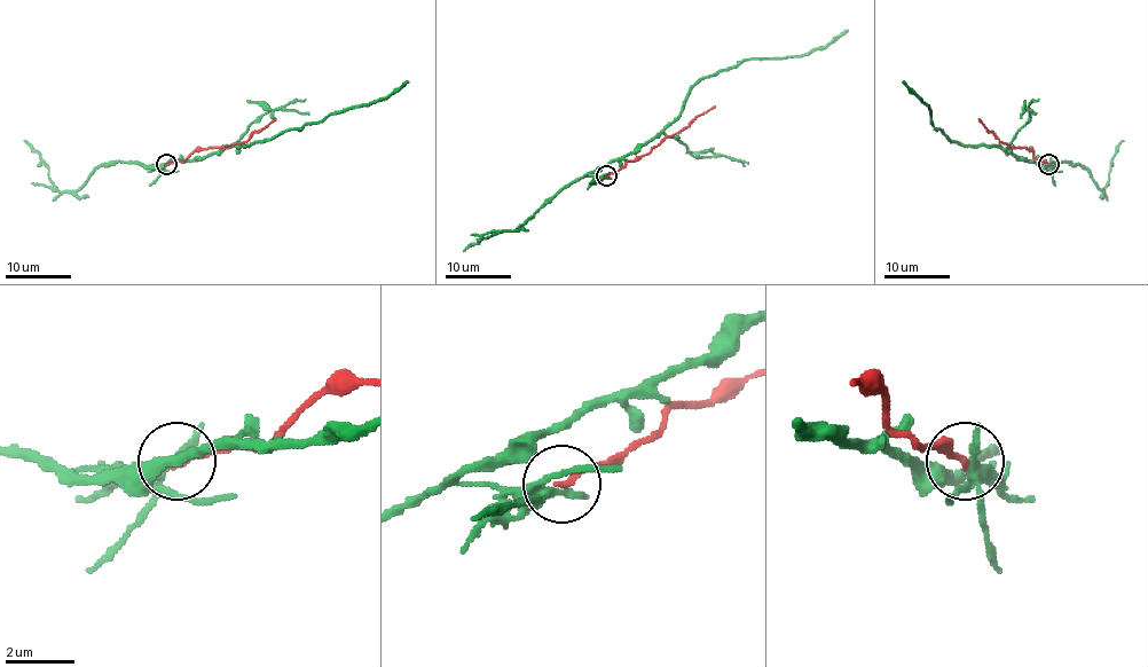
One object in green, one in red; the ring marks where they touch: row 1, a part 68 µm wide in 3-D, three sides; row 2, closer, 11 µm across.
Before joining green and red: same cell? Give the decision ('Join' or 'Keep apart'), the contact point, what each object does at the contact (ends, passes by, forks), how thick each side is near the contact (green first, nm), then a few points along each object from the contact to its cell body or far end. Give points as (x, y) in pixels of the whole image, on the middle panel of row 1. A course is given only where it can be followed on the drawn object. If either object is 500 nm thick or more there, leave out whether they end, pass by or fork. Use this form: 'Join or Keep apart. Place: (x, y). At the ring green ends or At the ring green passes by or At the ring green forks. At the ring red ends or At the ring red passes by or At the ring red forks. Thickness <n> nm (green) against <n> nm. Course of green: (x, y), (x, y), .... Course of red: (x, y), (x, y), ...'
Keep apart. Place: (606, 175). At the ring green forks. At the ring red ends. Thickness 200 nm (green) against 180 nm. Course of green: (605, 178), (592, 174), (652, 141), (679, 112), (687, 92), (702, 78), (747, 59), (809, 55), (848, 30). Course of red: (605, 175), (618, 172), (714, 107)

